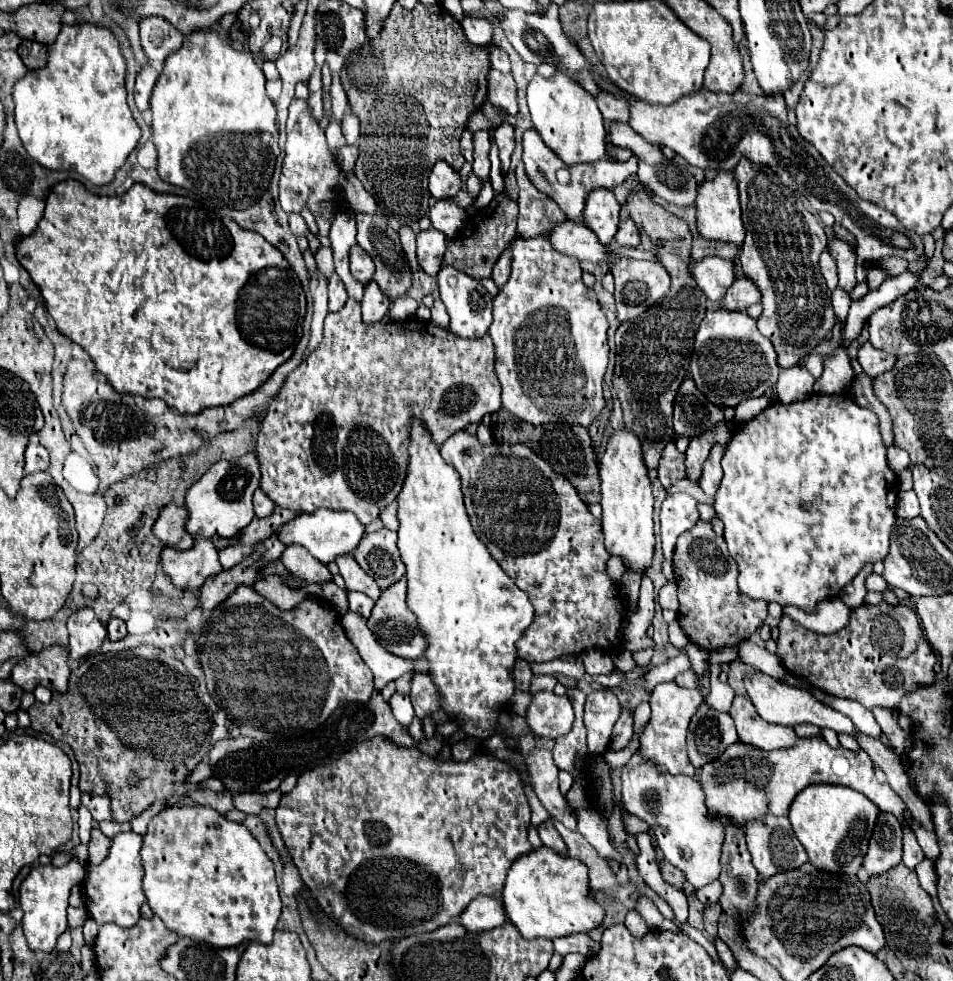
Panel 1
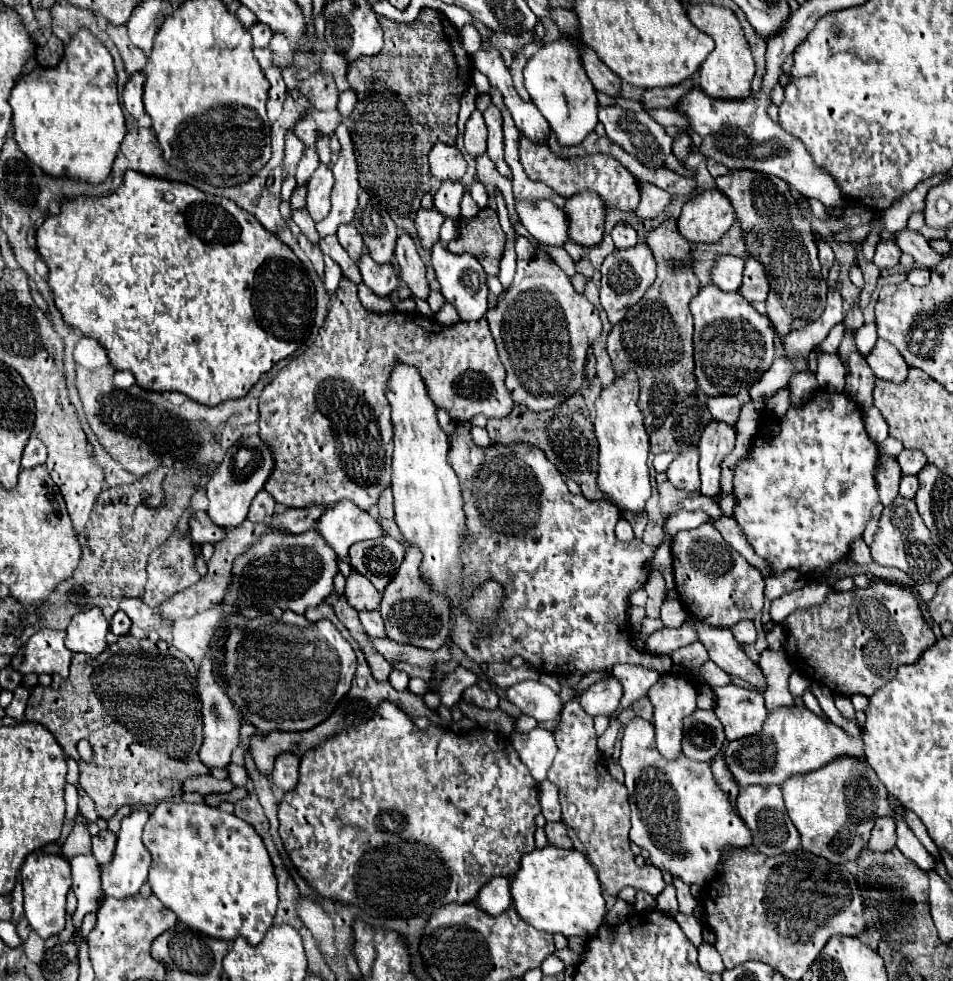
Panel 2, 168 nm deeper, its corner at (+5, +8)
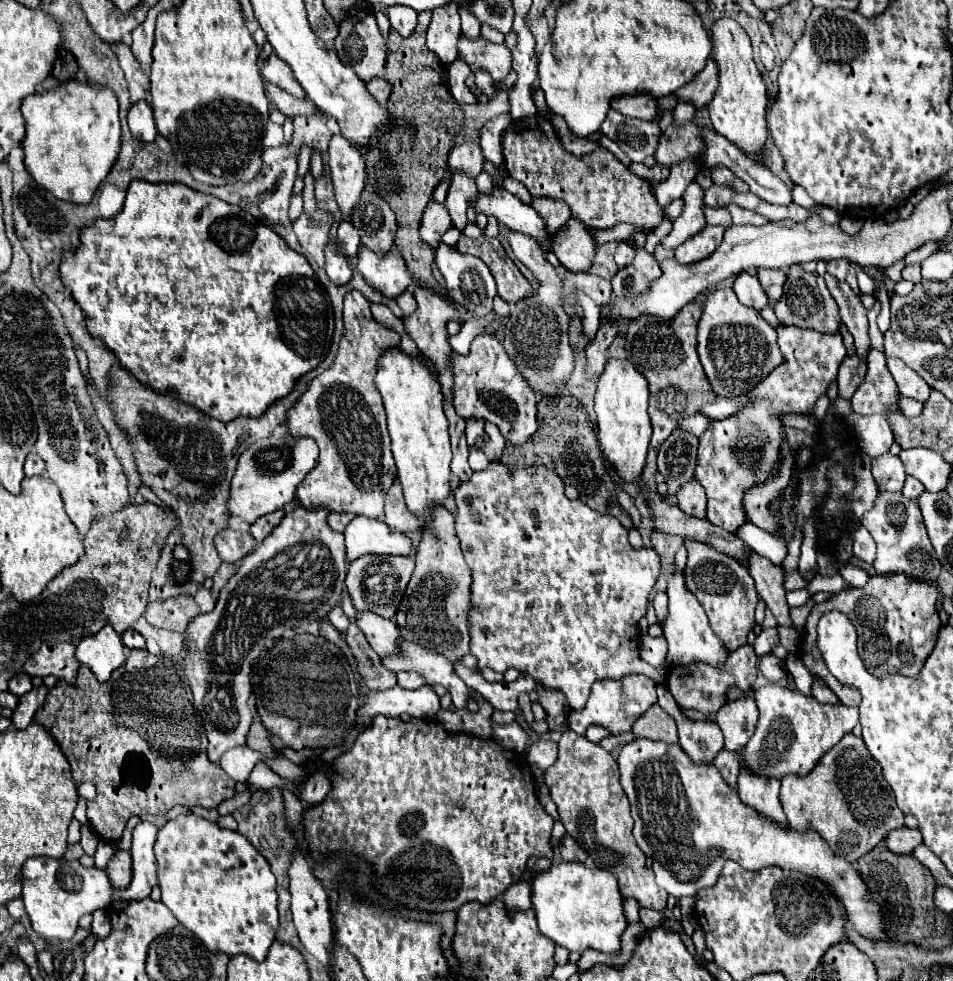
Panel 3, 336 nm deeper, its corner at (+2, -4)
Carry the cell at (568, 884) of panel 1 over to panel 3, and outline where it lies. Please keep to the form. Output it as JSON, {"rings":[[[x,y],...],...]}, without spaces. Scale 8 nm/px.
{"rings":[[[561,862],[553,864],[543,874],[535,874],[531,886],[531,900],[537,912],[539,932],[543,936],[571,952],[583,952],[589,948],[605,954],[621,952],[621,936],[627,928],[627,918],[617,878],[609,870],[595,866],[589,868],[577,862]]]}

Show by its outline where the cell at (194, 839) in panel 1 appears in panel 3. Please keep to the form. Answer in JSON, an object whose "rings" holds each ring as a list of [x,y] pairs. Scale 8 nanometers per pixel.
{"rings":[[[187,814],[169,820],[157,836],[155,856],[159,862],[159,888],[163,892],[161,902],[179,918],[179,922],[191,930],[205,948],[211,952],[223,952],[227,956],[245,954],[255,962],[263,962],[277,932],[277,892],[275,876],[269,862],[249,846],[247,838],[233,830],[219,828],[215,822]]]}

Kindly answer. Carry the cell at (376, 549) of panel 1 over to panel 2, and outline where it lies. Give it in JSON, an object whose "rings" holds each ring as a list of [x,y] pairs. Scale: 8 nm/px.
{"rings":[[[384,534],[376,540],[364,540],[350,546],[350,564],[364,574],[380,592],[398,572],[404,560],[404,546],[392,536]]]}

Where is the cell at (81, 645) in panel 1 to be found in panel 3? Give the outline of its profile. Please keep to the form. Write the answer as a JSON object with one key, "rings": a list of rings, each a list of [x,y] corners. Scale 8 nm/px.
{"rings":[[[103,626],[97,634],[83,638],[77,644],[77,660],[93,670],[99,682],[107,682],[111,672],[121,668],[127,660],[127,648],[113,626]]]}

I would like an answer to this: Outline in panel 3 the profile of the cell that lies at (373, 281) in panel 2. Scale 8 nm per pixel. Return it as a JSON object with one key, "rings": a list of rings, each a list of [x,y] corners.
{"rings":[[[363,246],[357,254],[357,270],[389,298],[397,298],[413,282],[403,256],[395,248],[385,254],[375,254]]]}

